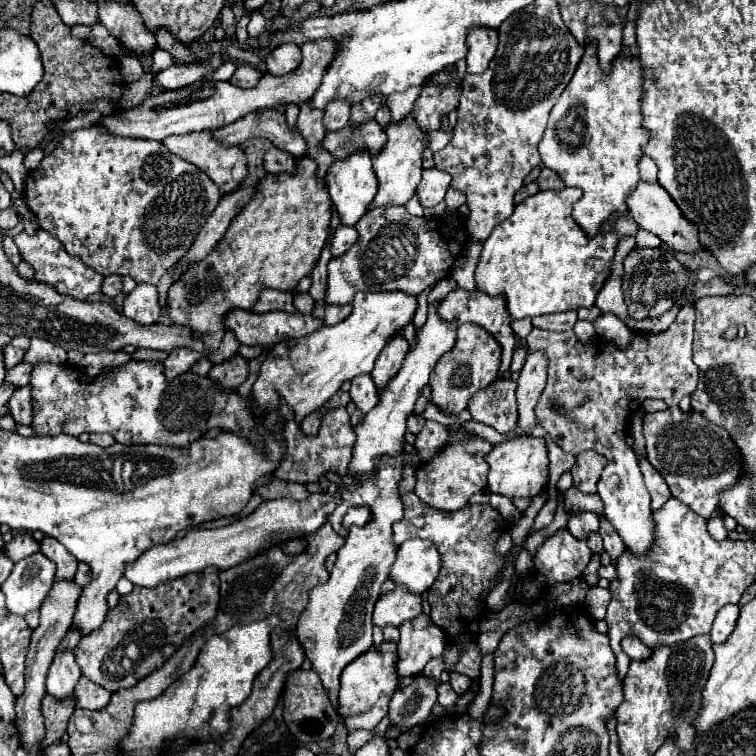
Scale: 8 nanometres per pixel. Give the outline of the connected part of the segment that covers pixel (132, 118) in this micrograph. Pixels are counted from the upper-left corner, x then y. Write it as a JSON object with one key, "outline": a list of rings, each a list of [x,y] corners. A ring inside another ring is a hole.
{"outline":[[[332,37],[323,41],[307,41],[301,47],[301,65],[287,75],[275,77],[265,73],[257,87],[253,89],[241,89],[229,81],[197,81],[197,85],[187,85],[183,89],[159,93],[147,97],[139,107],[117,111],[109,117],[103,117],[101,123],[107,127],[109,133],[121,135],[121,137],[139,137],[139,139],[155,139],[163,141],[169,135],[181,135],[189,131],[209,131],[209,129],[219,129],[225,127],[239,117],[253,113],[253,111],[263,111],[263,109],[279,109],[281,105],[307,101],[319,87],[323,71],[329,67],[331,59],[335,57],[335,40]]]}

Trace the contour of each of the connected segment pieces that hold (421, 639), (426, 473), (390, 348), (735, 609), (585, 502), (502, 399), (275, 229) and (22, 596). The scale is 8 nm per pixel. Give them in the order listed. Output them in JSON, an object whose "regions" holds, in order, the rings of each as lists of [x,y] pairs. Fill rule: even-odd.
{"regions":[[[[425,615],[407,621],[399,627],[401,639],[397,645],[397,677],[415,677],[423,667],[445,649],[443,631],[433,625]]],[[[475,437],[469,443],[453,445],[441,453],[437,453],[431,461],[423,463],[417,469],[417,485],[415,485],[417,497],[433,509],[457,511],[457,509],[465,507],[469,503],[471,495],[481,491],[487,485],[489,465],[485,463],[485,455],[491,451],[491,447],[493,445],[489,441]]],[[[397,333],[397,337],[391,337],[391,341],[385,345],[385,351],[375,361],[375,369],[371,371],[371,377],[377,387],[385,387],[391,375],[395,375],[401,369],[401,363],[409,351],[407,339],[403,333]]],[[[725,605],[717,611],[717,617],[713,621],[713,629],[711,629],[711,641],[713,643],[721,643],[725,641],[735,625],[737,625],[737,617],[739,617],[739,605]]],[[[571,487],[565,491],[567,495],[567,509],[583,509],[583,507],[601,507],[601,499],[597,495],[581,493],[577,487]]],[[[499,379],[483,391],[477,391],[469,401],[469,413],[475,421],[491,425],[499,433],[517,427],[515,381]]],[[[301,157],[297,161],[297,173],[271,175],[267,173],[259,183],[259,193],[241,209],[231,221],[217,247],[197,265],[185,271],[181,281],[175,281],[167,293],[167,313],[173,325],[185,325],[193,329],[193,337],[205,341],[201,353],[193,349],[173,349],[163,361],[167,379],[189,371],[197,359],[209,351],[217,351],[227,331],[223,319],[233,309],[249,311],[261,289],[293,291],[299,279],[307,277],[317,263],[317,257],[329,237],[331,199],[325,183],[315,179],[315,161]],[[203,293],[209,293],[203,299]]],[[[43,553],[15,563],[9,579],[1,585],[7,599],[7,611],[15,615],[37,611],[53,585],[53,577],[53,561],[49,561]]]]}

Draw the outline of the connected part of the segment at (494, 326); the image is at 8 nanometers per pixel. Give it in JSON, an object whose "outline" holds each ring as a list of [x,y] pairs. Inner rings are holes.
{"outline":[[[455,289],[451,291],[447,297],[443,297],[437,305],[437,315],[443,319],[443,321],[449,321],[449,323],[457,323],[463,325],[463,323],[473,323],[473,325],[479,325],[483,327],[487,333],[491,333],[495,337],[495,341],[501,345],[503,349],[503,357],[505,357],[505,363],[509,363],[509,357],[513,355],[513,349],[517,345],[515,341],[515,335],[513,335],[513,329],[511,329],[511,319],[509,319],[509,313],[505,309],[505,297],[491,297],[483,291],[465,291],[465,289]]]}

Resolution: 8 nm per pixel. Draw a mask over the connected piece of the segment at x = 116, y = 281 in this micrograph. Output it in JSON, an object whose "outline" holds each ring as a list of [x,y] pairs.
{"outline":[[[109,275],[103,279],[103,285],[101,285],[101,293],[107,295],[107,297],[115,297],[121,293],[121,277],[119,275]]]}

